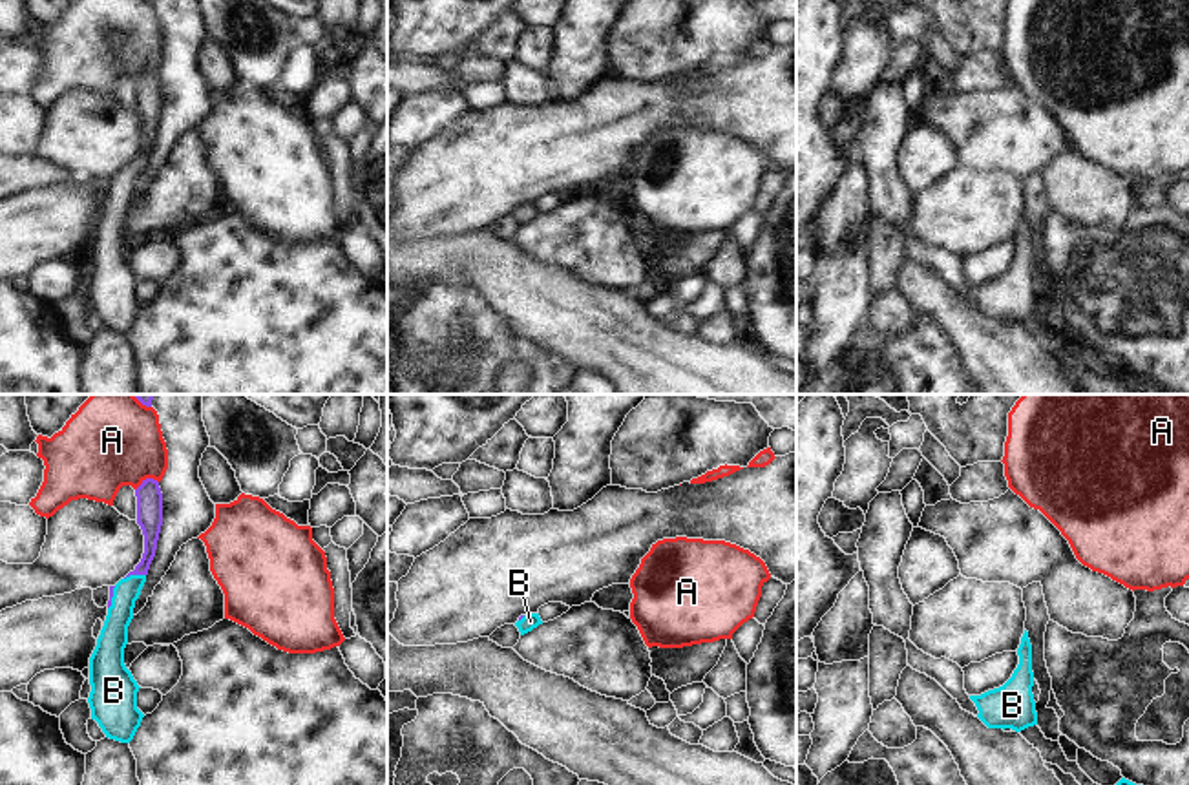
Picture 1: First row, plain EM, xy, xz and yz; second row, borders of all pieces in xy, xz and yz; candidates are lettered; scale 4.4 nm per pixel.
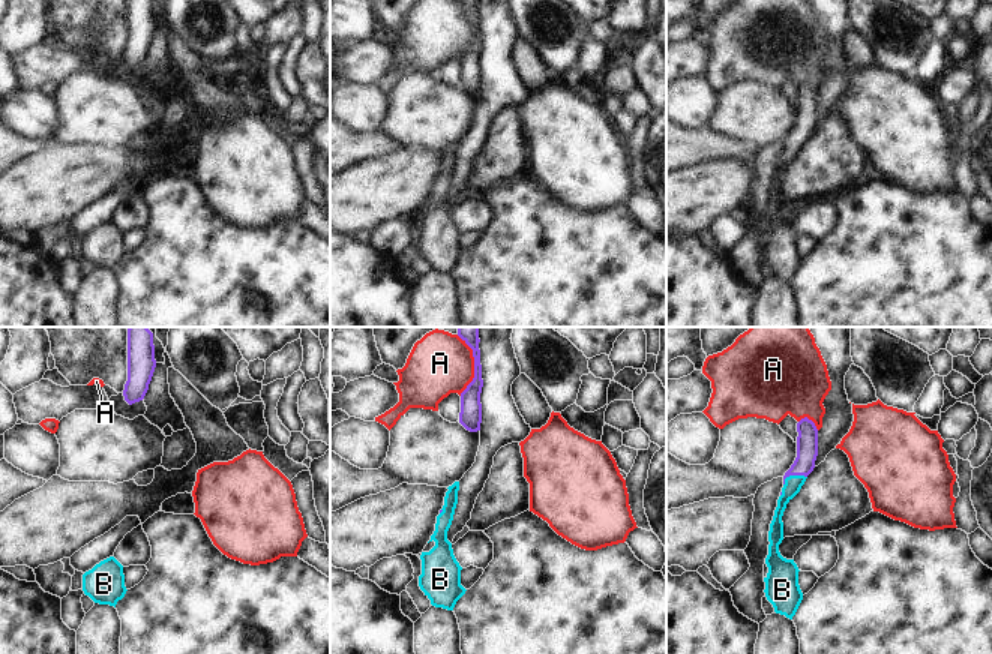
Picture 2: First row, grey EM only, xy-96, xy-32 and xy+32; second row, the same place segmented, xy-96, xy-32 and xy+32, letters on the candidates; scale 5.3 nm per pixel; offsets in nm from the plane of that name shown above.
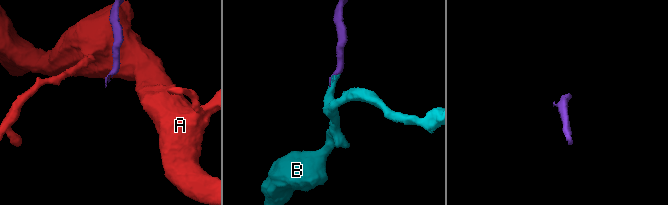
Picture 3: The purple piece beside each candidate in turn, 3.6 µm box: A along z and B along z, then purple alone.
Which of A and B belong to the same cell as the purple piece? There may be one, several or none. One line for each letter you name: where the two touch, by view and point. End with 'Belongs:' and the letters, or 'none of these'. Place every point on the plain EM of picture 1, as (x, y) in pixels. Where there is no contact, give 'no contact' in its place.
B: contact xy (134, 165)
Belongs: B

